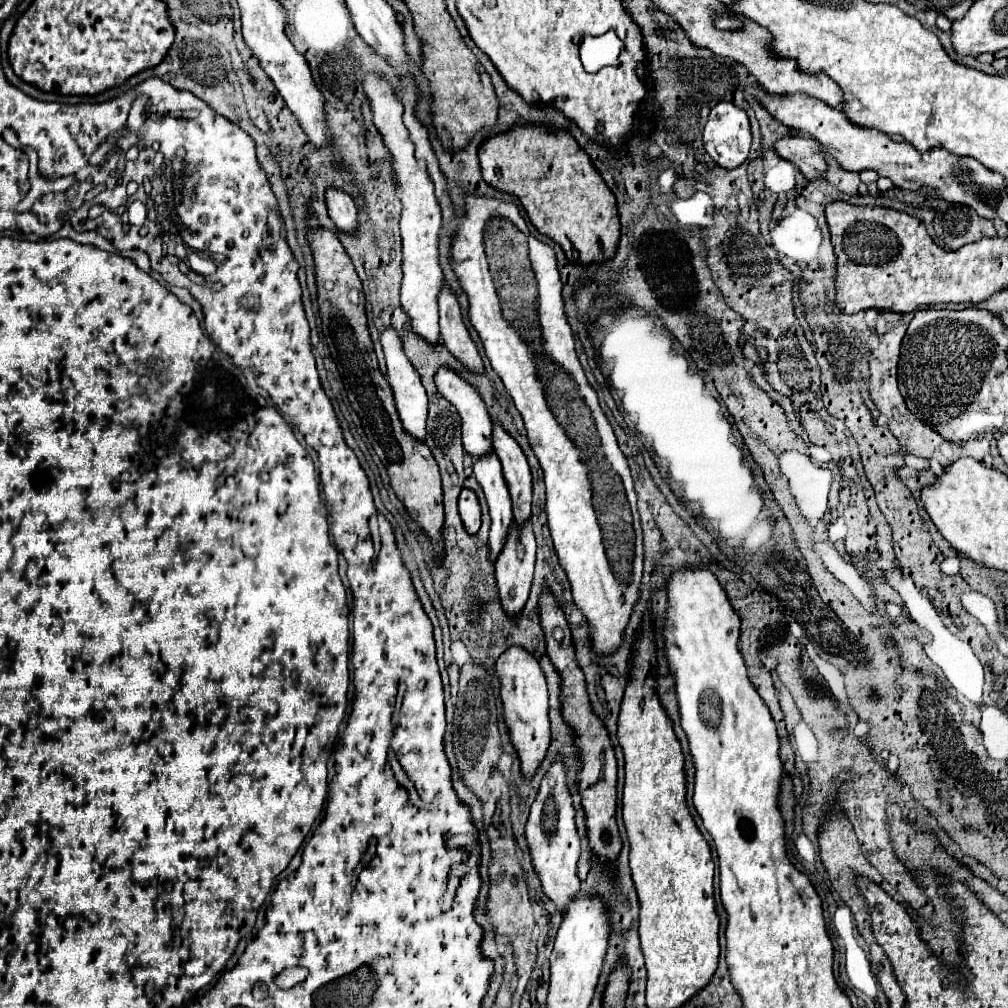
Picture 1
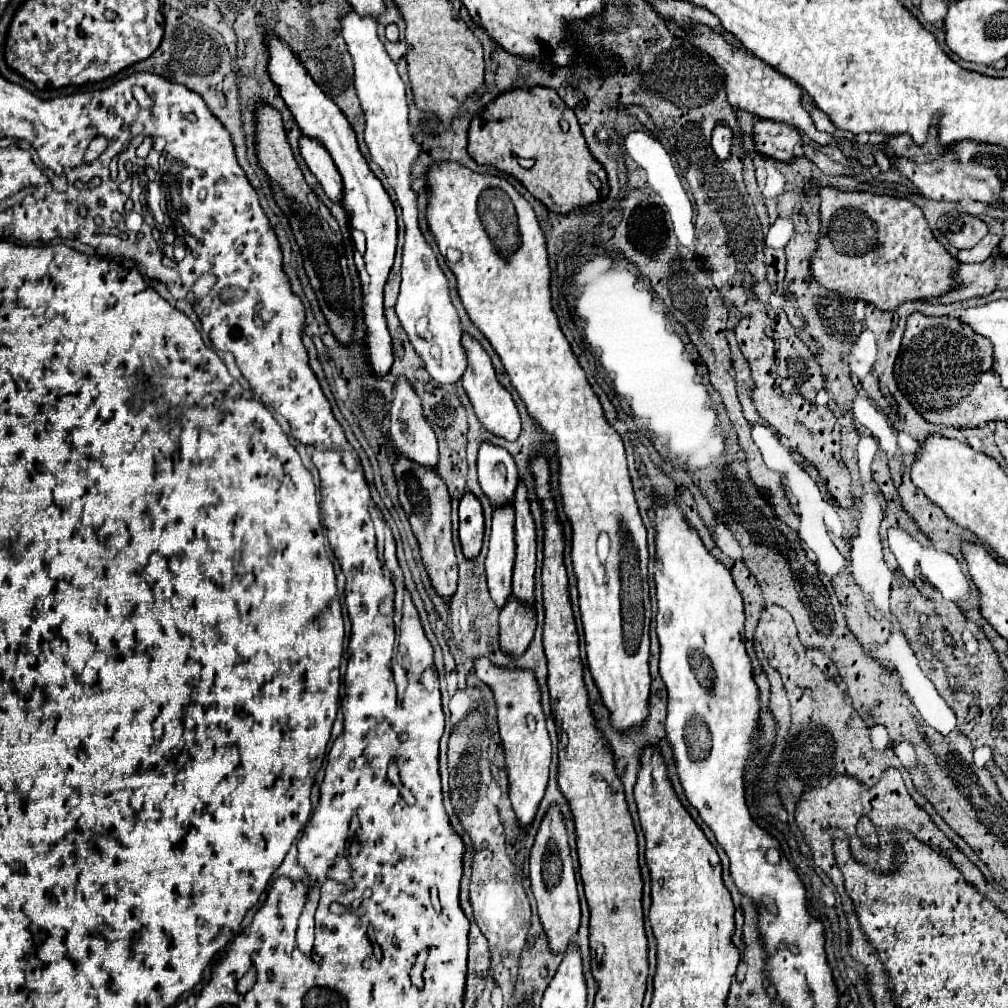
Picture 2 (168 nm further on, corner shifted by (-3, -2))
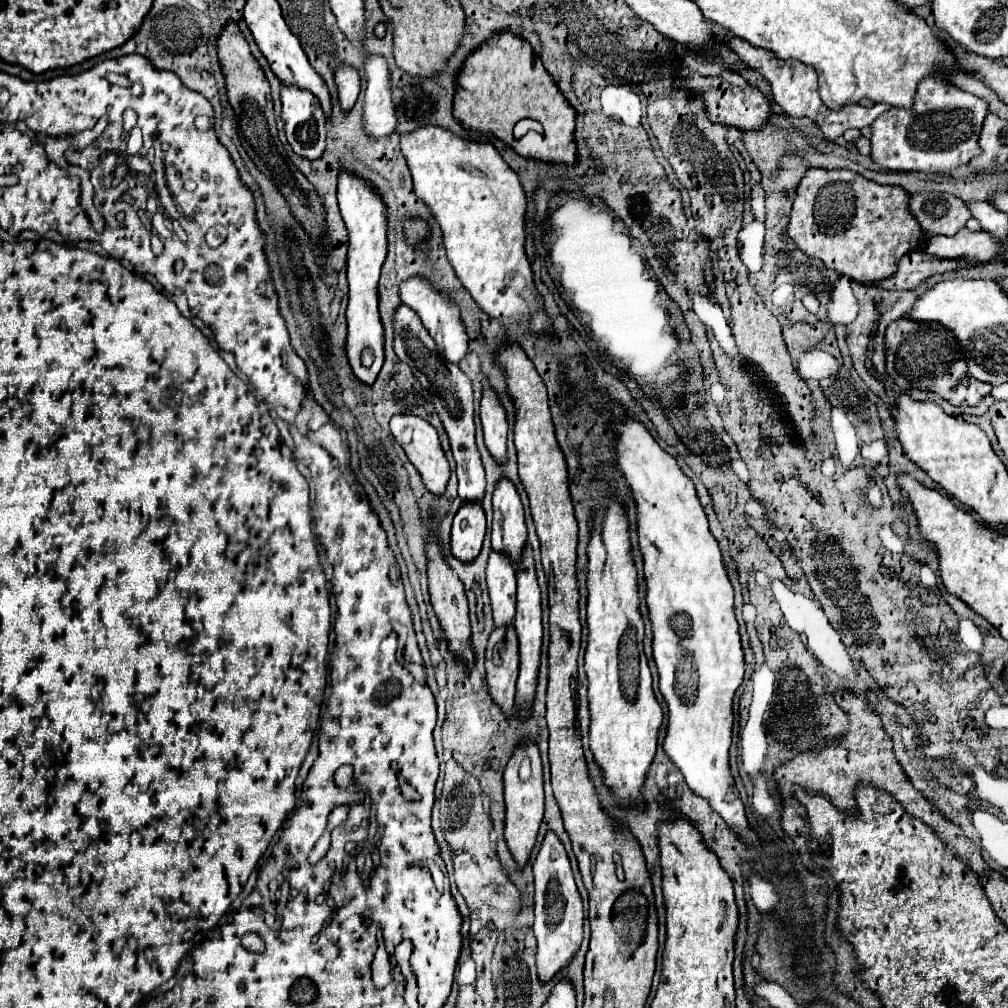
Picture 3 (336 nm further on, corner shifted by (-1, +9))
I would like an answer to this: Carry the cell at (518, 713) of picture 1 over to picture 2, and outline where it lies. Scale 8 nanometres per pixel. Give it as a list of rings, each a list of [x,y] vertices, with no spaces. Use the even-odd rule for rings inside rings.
[[[487,658],[475,660],[475,670],[477,670],[477,678],[489,684],[489,688],[495,694],[497,712],[499,712],[499,732],[505,748],[505,762],[507,762],[507,774],[511,786],[509,798],[513,802],[517,822],[523,828],[527,828],[535,818],[539,802],[543,800],[547,780],[549,780],[549,766],[551,766],[551,738],[541,708],[541,690],[533,670],[495,666]]]

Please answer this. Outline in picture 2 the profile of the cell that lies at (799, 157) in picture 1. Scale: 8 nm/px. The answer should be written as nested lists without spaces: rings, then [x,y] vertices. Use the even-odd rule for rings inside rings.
[[[759,120],[755,126],[755,144],[757,150],[767,158],[793,162],[799,158],[795,154],[795,148],[801,146],[801,134],[793,126]]]

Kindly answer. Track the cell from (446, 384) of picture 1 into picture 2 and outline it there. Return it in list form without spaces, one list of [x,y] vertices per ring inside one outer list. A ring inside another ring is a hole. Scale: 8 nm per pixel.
[[[483,440],[477,450],[477,476],[481,490],[489,496],[493,506],[513,502],[517,486],[517,466],[513,456],[505,448]]]

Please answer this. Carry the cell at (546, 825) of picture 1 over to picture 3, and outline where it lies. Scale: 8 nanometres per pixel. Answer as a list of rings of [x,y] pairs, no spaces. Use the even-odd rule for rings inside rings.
[[[547,833],[533,863],[535,873],[535,923],[537,937],[537,975],[541,983],[551,981],[565,969],[583,943],[583,903],[577,891],[569,857],[555,833]]]

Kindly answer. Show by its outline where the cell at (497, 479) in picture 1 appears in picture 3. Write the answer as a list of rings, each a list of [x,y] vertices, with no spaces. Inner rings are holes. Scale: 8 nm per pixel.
[[[491,553],[487,565],[487,587],[493,607],[495,627],[509,627],[515,621],[517,611],[517,579],[515,569],[505,563],[505,559],[497,559]]]

